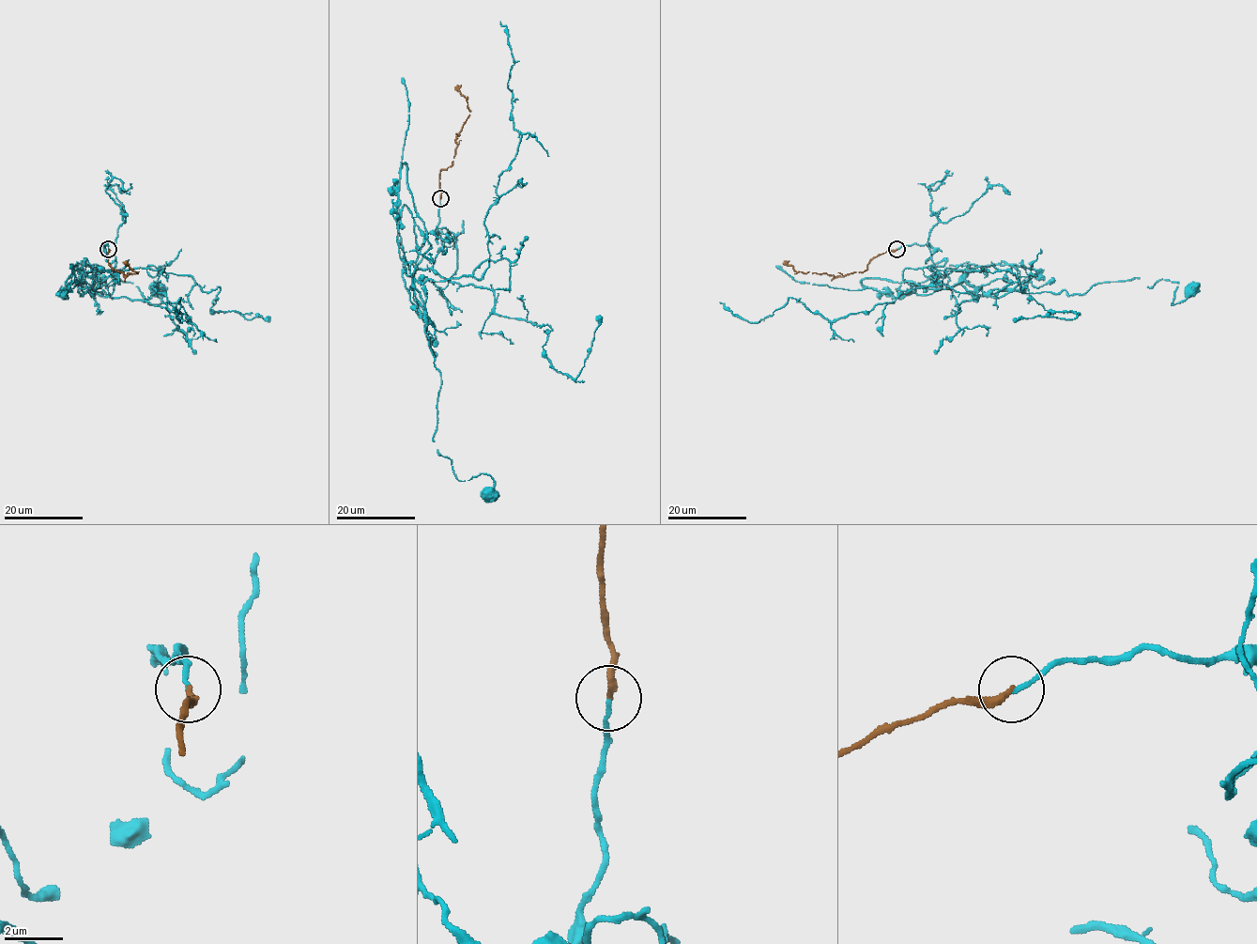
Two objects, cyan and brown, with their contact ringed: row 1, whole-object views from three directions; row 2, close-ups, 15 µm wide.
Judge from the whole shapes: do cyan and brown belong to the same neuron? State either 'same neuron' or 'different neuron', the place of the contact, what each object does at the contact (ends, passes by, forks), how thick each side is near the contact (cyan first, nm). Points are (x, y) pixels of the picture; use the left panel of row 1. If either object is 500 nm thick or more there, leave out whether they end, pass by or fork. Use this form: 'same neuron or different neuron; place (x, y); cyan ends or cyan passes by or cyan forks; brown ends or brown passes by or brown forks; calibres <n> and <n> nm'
same neuron; place (108, 249); cyan ends; brown ends; calibres 130 and 240 nm

